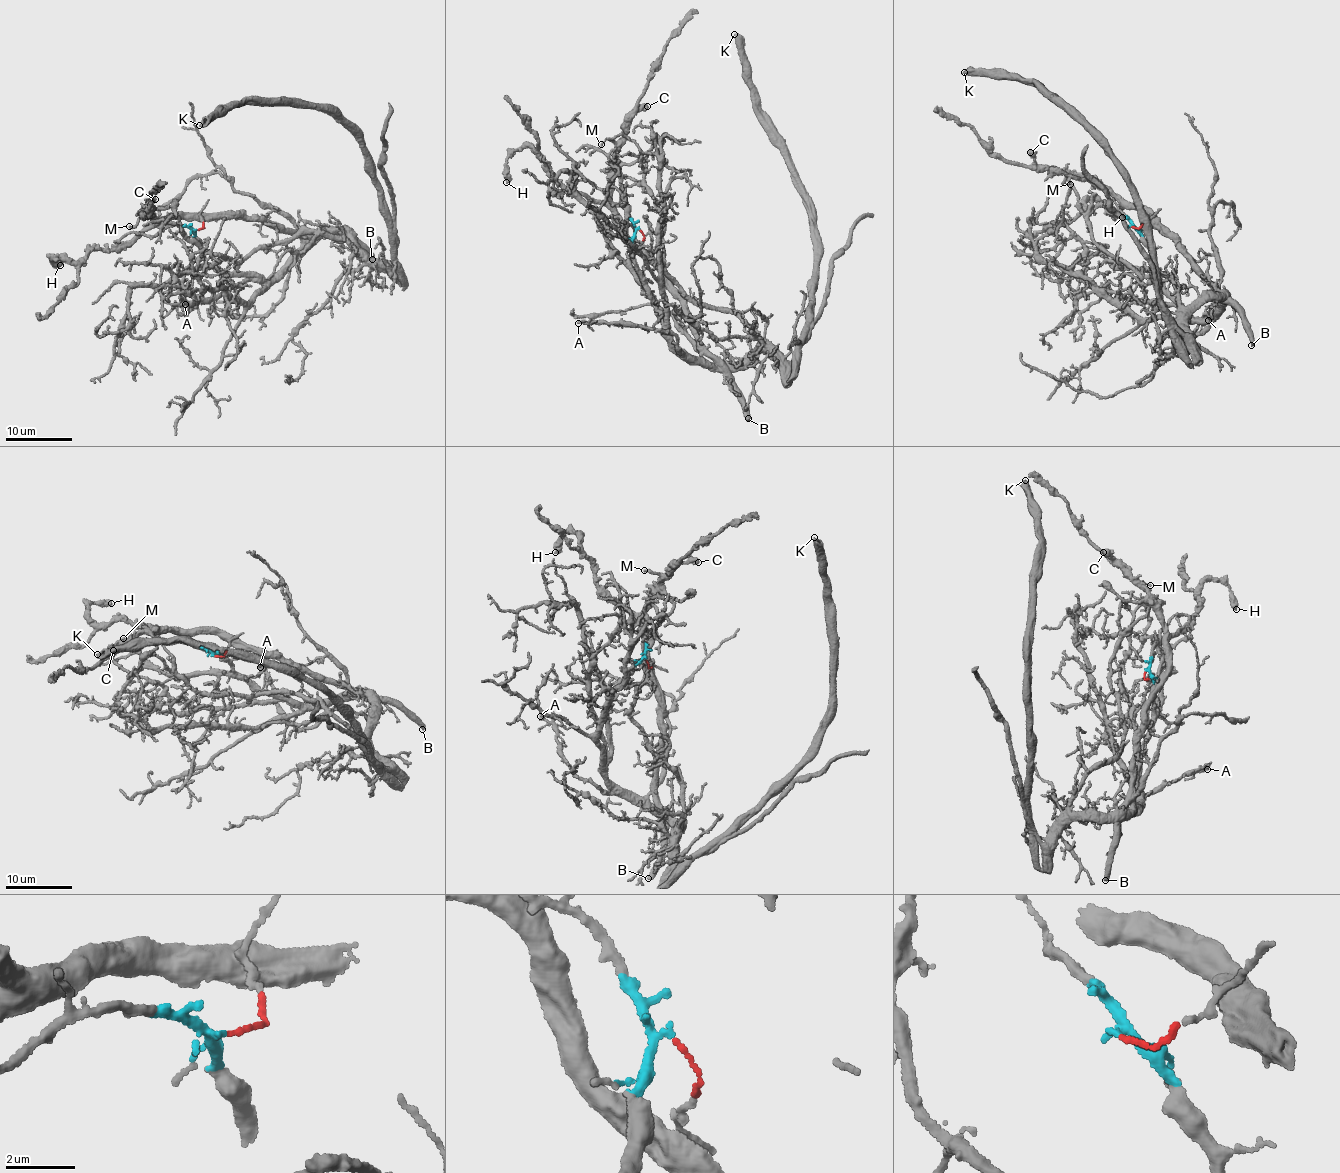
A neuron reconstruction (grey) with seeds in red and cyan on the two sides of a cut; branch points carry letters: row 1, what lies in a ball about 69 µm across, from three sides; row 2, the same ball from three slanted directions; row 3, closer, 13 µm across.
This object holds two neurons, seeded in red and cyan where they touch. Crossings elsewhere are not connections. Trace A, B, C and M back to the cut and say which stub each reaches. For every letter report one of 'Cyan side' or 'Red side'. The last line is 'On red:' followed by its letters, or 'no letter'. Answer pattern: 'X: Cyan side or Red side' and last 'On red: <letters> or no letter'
A: Cyan side
B: Red side
C: Red side
M: Red side
On red: B, C, M

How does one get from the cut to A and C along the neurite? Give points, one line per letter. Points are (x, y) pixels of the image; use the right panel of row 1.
A: (1130, 226), (1147, 245), (1151, 266), (1177, 305), (1190, 315), (1211, 321), (1181, 347), (1201, 321), (1208, 320)
C: (1132, 226), (1140, 227), (1152, 217), (1127, 207), (1117, 196), (1086, 179), (1044, 170), (1036, 165), (1030, 152)

